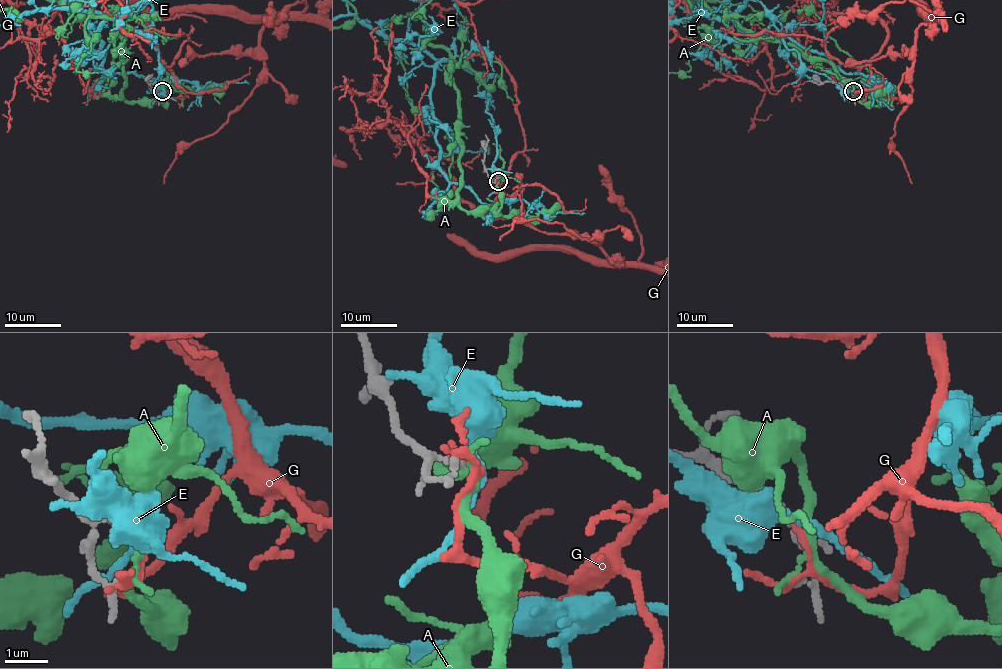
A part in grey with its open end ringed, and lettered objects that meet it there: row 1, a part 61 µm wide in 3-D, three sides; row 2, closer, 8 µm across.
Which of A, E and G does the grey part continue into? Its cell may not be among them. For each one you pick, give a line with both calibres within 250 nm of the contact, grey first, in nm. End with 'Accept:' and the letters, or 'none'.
Accept: none

